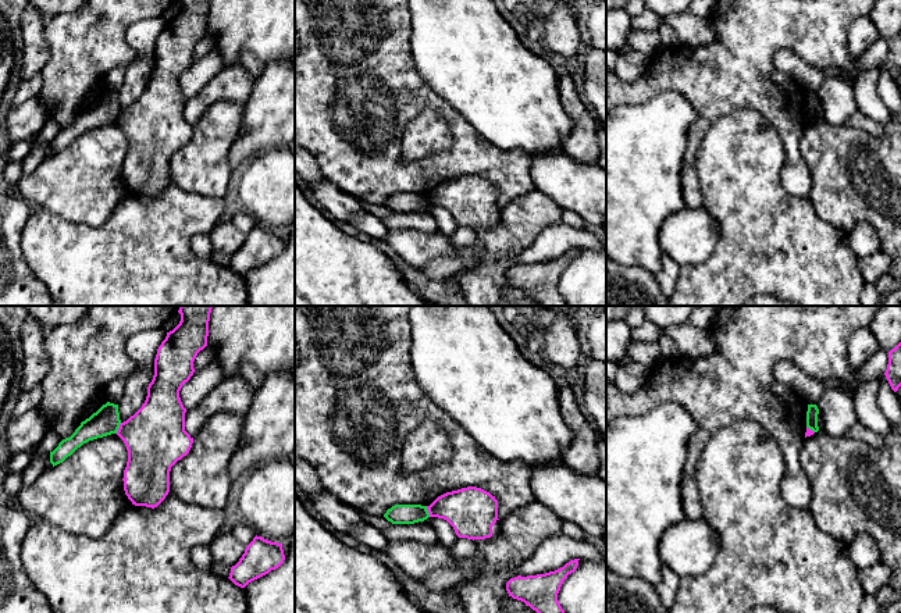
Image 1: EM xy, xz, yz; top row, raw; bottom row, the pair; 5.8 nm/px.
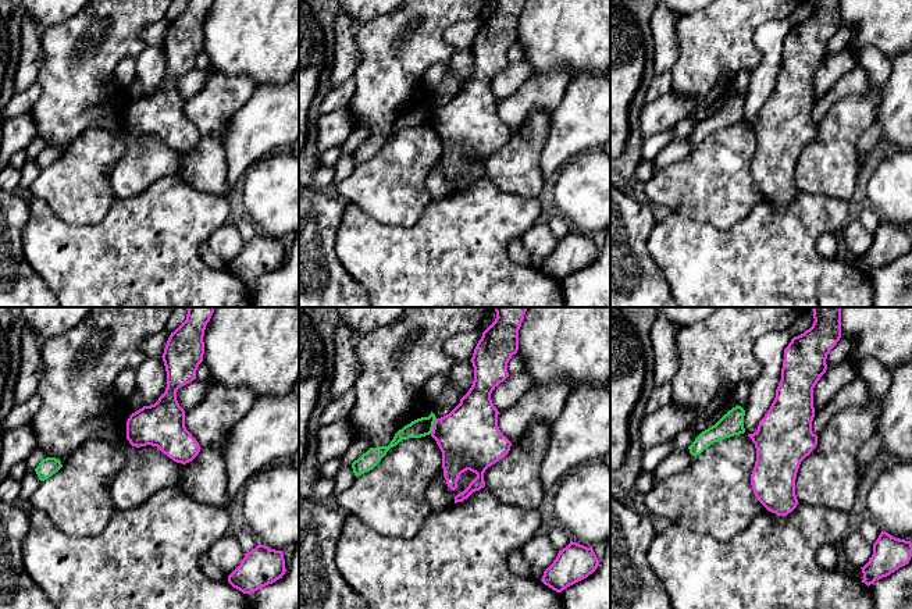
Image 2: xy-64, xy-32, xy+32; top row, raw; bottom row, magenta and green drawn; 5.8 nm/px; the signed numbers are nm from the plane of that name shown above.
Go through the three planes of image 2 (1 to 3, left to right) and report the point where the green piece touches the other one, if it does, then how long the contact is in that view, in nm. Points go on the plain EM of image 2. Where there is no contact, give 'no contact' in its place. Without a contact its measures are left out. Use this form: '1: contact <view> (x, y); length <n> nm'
1: no contact
2: contact xy-32 (434, 114); length 100 nm
3: no contact

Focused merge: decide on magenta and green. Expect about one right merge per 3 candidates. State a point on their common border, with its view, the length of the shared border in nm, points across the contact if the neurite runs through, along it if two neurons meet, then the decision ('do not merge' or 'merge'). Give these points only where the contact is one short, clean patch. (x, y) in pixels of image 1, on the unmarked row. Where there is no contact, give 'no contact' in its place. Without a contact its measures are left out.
xy (118, 117) | 70 nm | along xy (121, 111), (116, 121) | do not merge

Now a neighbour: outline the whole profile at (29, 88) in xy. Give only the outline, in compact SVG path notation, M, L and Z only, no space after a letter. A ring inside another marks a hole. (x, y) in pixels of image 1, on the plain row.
M40 72L35 74L33 76L24 79L14 100L11 107L17 107L36 96L39 96L42 90L43 79Z

